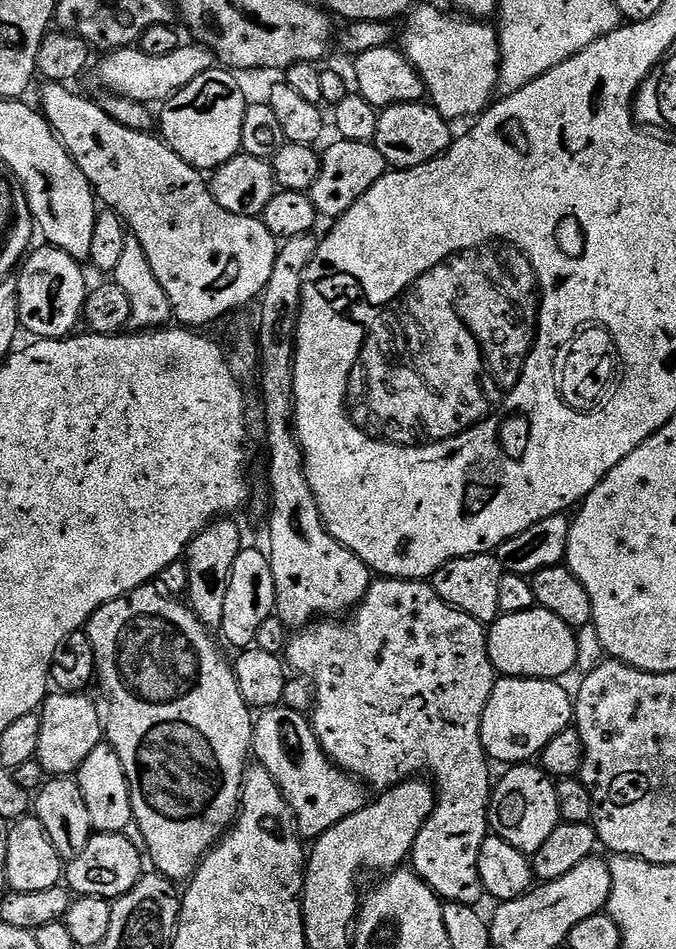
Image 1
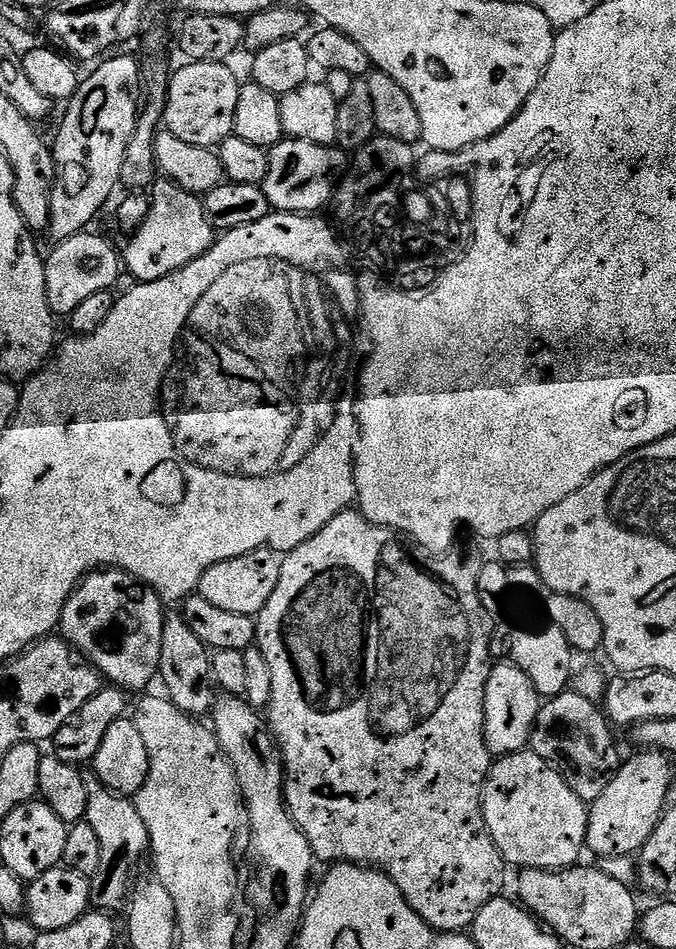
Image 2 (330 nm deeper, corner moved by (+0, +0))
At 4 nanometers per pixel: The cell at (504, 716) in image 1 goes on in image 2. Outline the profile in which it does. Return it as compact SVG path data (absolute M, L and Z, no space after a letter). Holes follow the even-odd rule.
M507 662L493 663L484 695L484 737L493 757L512 756L529 747L536 719L542 707L542 697L535 686L518 670L518 666Z

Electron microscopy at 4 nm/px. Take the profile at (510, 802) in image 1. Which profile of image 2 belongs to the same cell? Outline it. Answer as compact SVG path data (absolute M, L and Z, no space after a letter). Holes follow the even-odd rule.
M536 752L499 757L488 772L483 801L484 821L505 865L558 872L581 863L580 855L585 855L588 842L588 808Z

